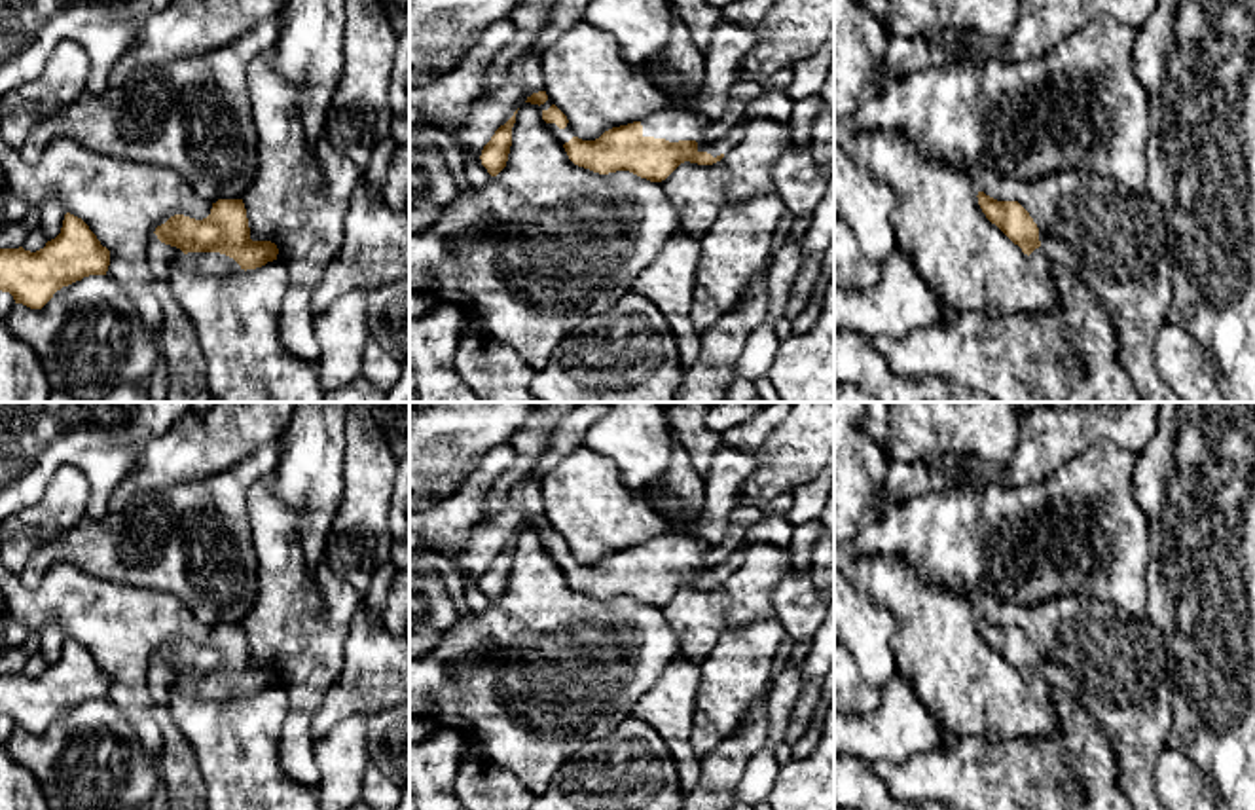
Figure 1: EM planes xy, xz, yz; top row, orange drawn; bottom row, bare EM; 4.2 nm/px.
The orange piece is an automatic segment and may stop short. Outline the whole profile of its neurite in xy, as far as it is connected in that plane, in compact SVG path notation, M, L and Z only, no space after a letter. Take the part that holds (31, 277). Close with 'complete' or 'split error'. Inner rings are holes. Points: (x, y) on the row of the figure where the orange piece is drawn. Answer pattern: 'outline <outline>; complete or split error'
outline M66 212L61 233L44 249L0 249L0 290L9 292L15 304L42 309L63 286L106 275L108 266L110 250L82 218Z; complete

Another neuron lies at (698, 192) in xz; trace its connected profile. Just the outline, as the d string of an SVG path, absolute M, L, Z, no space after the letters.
M770 118L749 120L745 138L720 161L698 165L684 161L662 188L673 205L679 228L701 239L724 207L773 192L770 169L792 146L792 127Z

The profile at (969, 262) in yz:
M834 0L834 144L844 146L857 163L895 192L899 205L893 226L899 249L914 260L946 313L1045 315L1054 311L1058 307L1054 285L1050 279L1039 279L1029 267L1028 254L986 218L969 175L937 159L925 159L893 129L876 133L847 129L847 120L878 93L887 38L863 0Z

